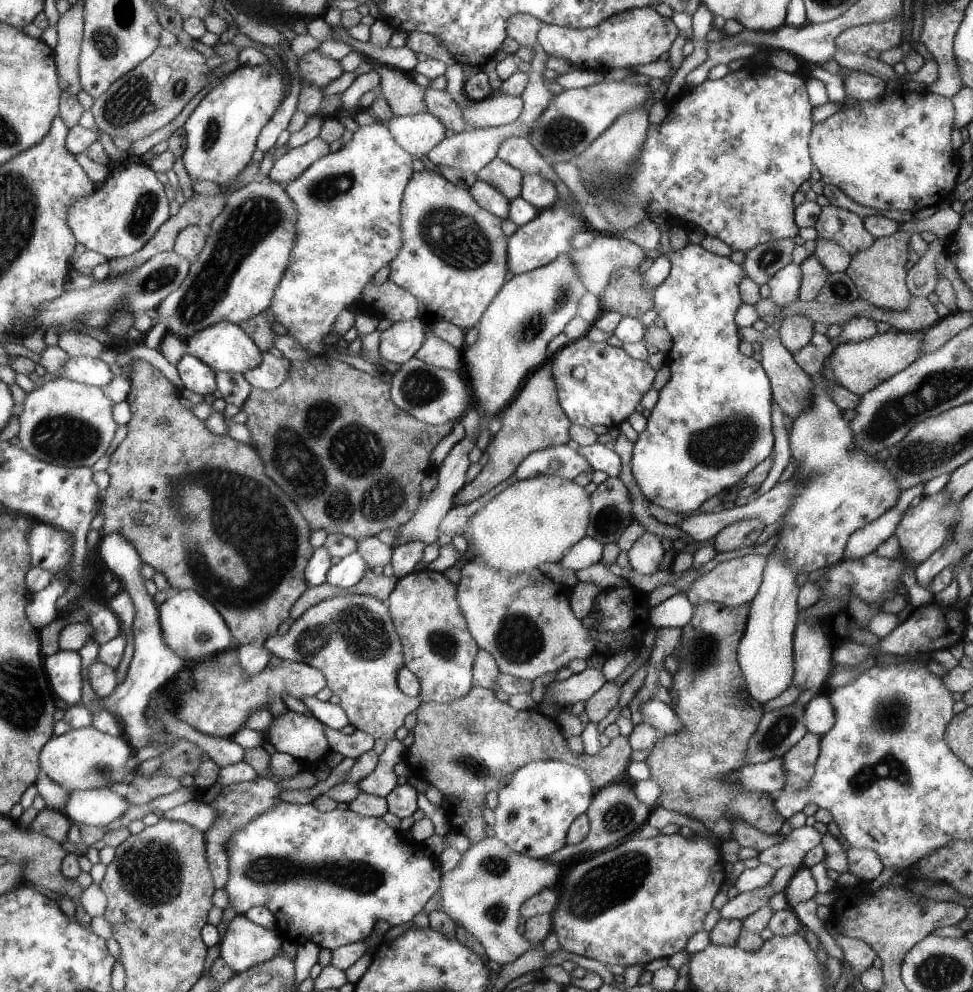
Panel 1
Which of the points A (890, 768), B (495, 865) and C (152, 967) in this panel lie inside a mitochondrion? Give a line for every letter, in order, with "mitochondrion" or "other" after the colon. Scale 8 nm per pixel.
A: mitochondrion
B: mitochondrion
C: other

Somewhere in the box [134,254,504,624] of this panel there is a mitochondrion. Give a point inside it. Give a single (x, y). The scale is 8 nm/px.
(234, 496)

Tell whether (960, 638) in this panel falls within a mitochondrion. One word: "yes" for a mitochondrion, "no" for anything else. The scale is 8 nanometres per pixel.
no

